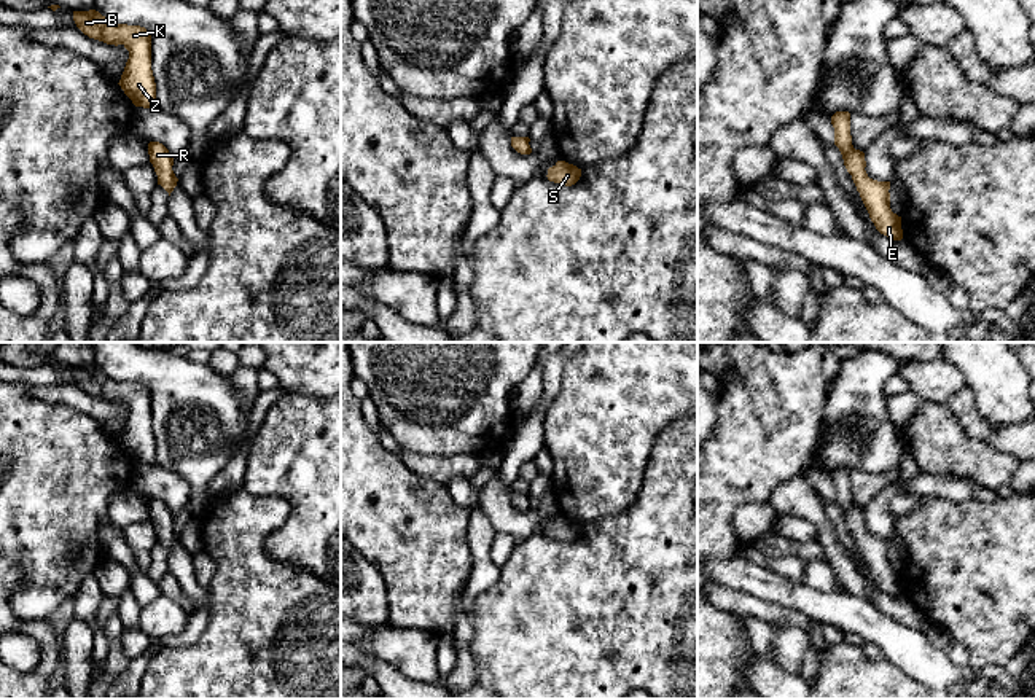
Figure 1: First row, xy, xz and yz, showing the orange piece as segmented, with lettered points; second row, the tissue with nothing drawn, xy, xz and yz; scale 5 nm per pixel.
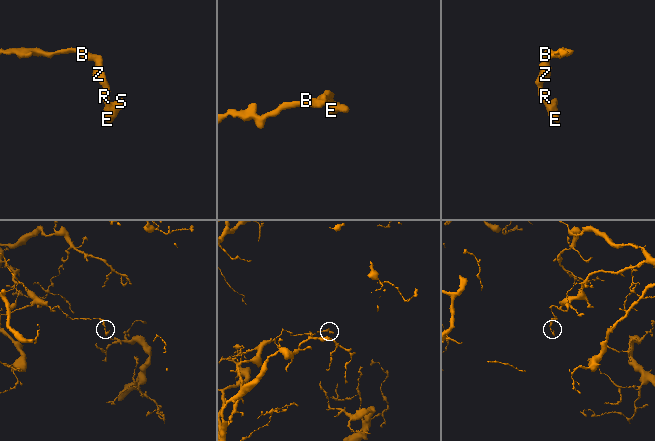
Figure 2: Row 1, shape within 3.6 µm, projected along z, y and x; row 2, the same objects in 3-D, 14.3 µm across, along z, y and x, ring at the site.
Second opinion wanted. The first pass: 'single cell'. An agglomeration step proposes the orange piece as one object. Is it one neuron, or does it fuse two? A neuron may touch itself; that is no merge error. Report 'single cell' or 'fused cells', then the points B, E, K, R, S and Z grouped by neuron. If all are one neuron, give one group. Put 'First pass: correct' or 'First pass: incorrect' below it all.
single cell; groups B E K R S Z
First pass: correct

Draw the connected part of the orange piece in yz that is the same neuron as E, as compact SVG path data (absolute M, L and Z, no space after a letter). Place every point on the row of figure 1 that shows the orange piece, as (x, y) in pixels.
M836 111L831 116L834 127L834 145L839 148L844 166L860 193L860 197L869 213L876 229L892 240L903 239L901 217L890 209L890 182L877 182L868 177L865 167L865 153L855 150L850 135L850 113Z

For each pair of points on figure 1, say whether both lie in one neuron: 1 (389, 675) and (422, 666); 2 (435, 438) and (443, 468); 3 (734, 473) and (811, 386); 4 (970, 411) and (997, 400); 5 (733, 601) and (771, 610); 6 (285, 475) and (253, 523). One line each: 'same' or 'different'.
1: different
2: different
3: same
4: different
5: same
6: different

